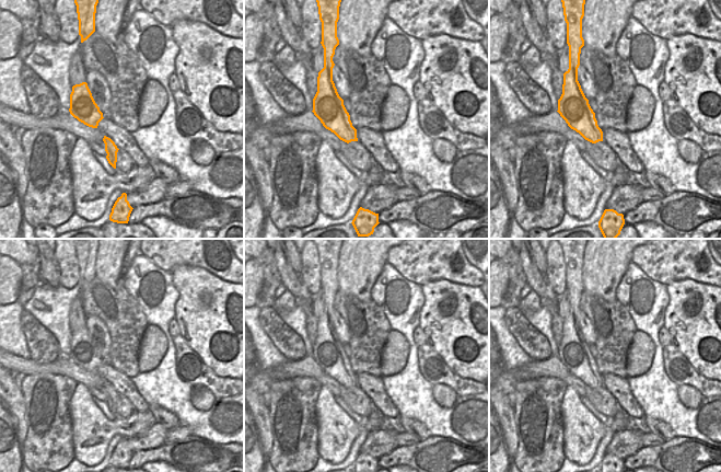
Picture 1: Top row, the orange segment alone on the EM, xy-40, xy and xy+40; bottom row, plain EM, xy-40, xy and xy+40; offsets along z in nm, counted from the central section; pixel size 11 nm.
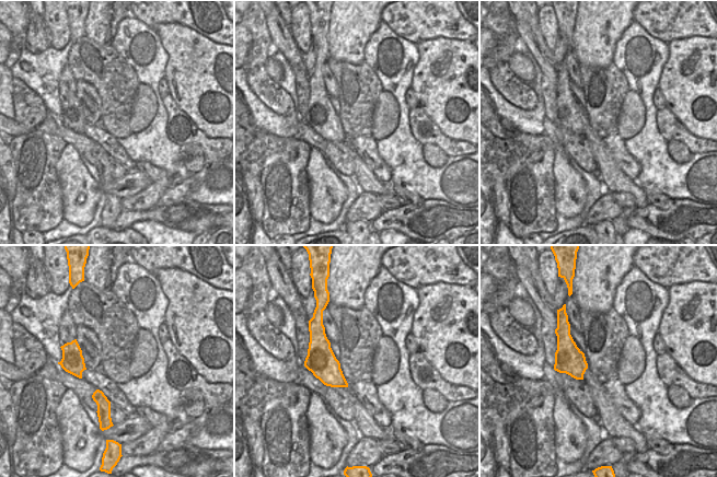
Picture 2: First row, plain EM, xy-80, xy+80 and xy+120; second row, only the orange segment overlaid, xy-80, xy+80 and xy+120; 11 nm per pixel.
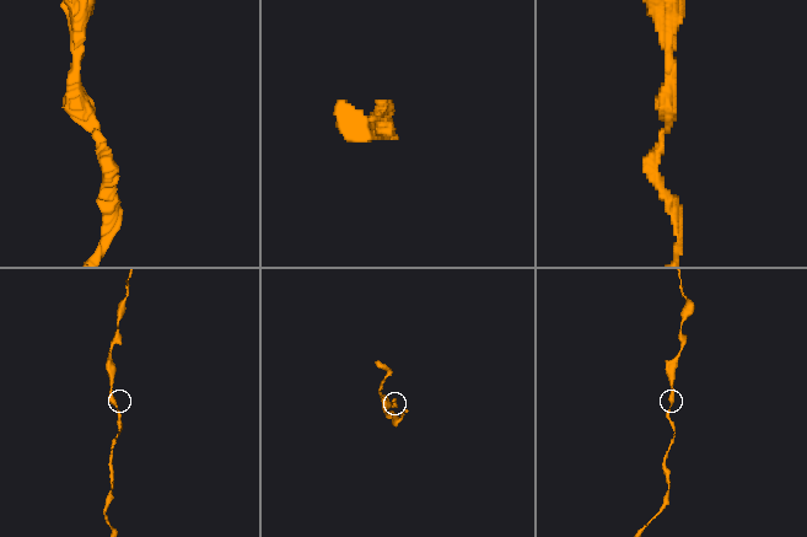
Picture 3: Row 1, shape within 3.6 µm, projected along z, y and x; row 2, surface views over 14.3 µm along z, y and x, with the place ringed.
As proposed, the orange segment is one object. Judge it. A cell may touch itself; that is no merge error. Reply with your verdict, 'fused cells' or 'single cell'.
single cell

